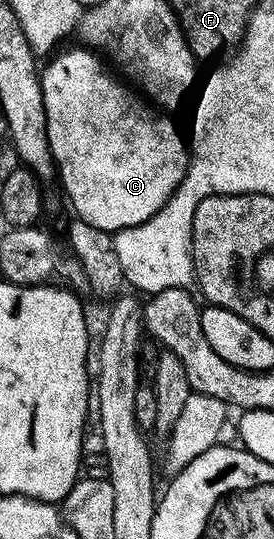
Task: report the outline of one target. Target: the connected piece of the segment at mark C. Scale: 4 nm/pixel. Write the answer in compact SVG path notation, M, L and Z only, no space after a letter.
M76 45L73 51L62 51L47 60L48 68L43 68L40 88L44 94L52 159L56 164L58 180L64 185L64 191L76 210L75 218L95 229L111 233L142 225L154 213L158 213L162 205L166 205L186 173L190 147L185 132L183 135L176 128L172 120L175 118L153 109L143 98L135 99L97 52L80 45Z

